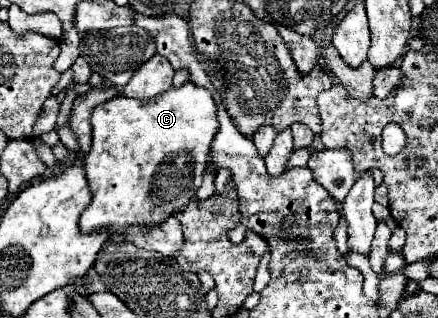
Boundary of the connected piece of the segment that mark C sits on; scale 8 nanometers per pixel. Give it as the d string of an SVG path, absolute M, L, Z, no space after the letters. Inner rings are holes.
M187 80L179 88L169 88L167 92L163 92L163 96L157 96L155 100L133 100L133 98L127 98L127 96L113 98L113 100L105 102L99 108L93 110L91 124L93 124L93 146L91 146L91 152L85 156L85 172L87 172L87 180L89 180L91 192L93 192L93 200L85 208L85 212L81 214L81 230L83 232L93 232L93 230L109 228L111 234L121 234L123 228L133 224L133 222L141 222L145 226L157 226L159 222L163 222L169 216L173 216L177 208L185 206L197 194L197 190L201 186L201 176L205 172L205 166L211 162L211 142L215 138L215 132L219 130L217 104L215 104L211 92L201 88L201 86L195 86L191 80Z

